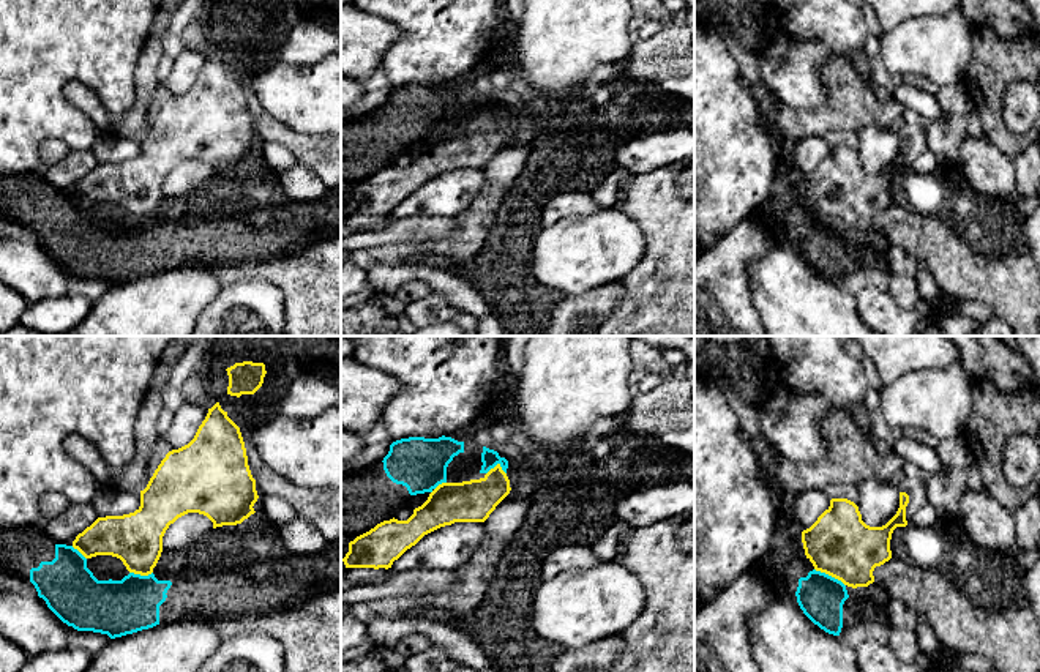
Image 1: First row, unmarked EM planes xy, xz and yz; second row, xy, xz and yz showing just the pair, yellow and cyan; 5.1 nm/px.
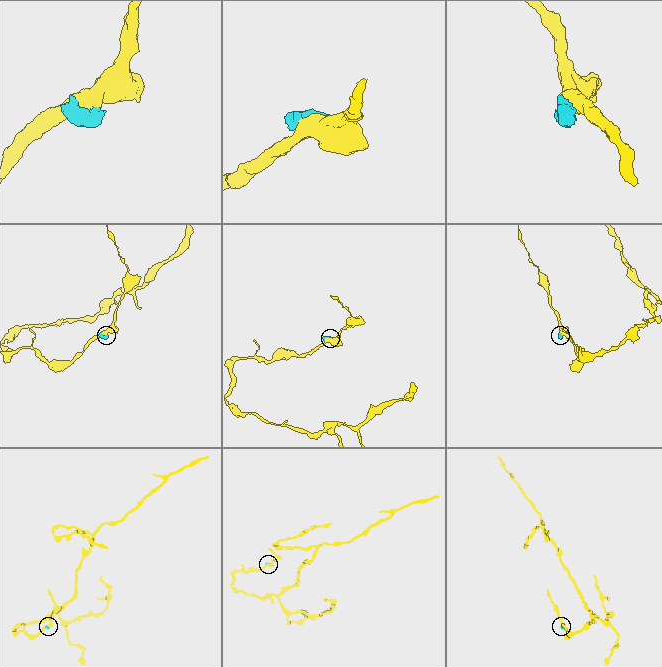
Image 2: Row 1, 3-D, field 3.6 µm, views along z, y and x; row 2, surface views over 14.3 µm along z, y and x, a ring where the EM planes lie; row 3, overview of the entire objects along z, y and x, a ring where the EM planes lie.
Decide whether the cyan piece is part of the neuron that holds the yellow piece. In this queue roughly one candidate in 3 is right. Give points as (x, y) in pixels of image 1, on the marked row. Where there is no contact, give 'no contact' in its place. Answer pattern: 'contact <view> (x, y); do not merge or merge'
contact yz (830, 574); do not merge

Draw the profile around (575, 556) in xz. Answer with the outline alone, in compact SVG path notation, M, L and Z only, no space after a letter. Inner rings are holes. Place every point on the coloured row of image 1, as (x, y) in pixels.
M570 544L551 551L541 562L541 579L552 579L567 569L589 569L600 563L590 546Z

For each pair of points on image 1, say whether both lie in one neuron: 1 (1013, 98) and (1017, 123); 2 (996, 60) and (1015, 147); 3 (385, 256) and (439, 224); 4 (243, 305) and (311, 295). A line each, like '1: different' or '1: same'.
1: same
2: same
3: different
4: different

